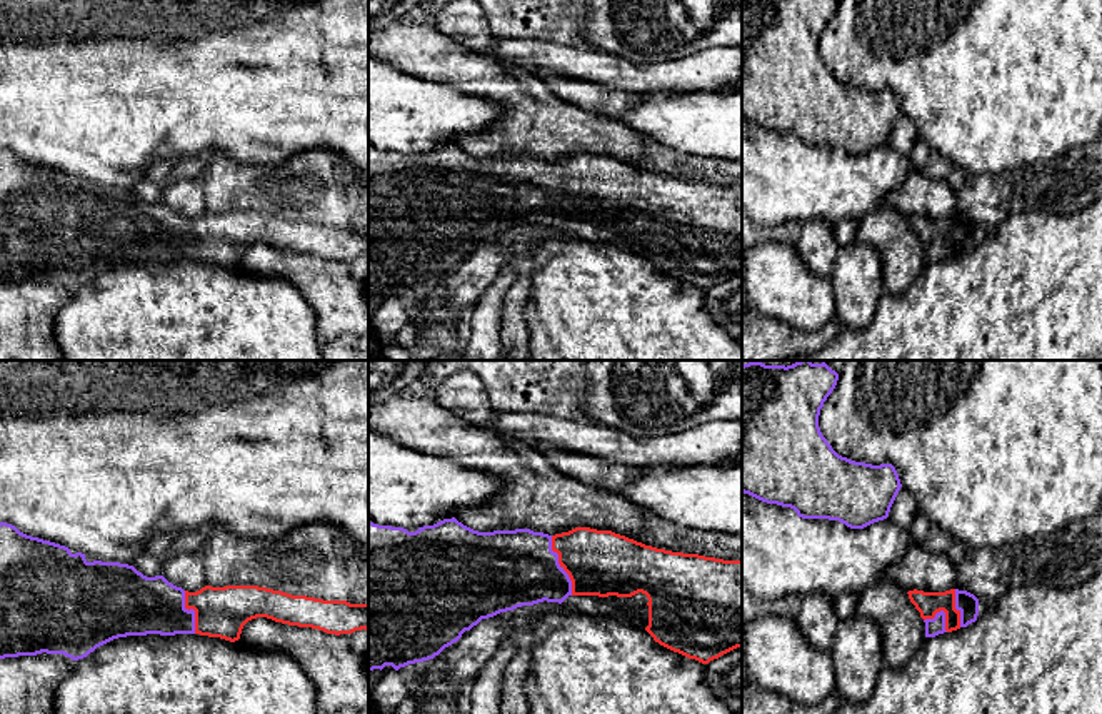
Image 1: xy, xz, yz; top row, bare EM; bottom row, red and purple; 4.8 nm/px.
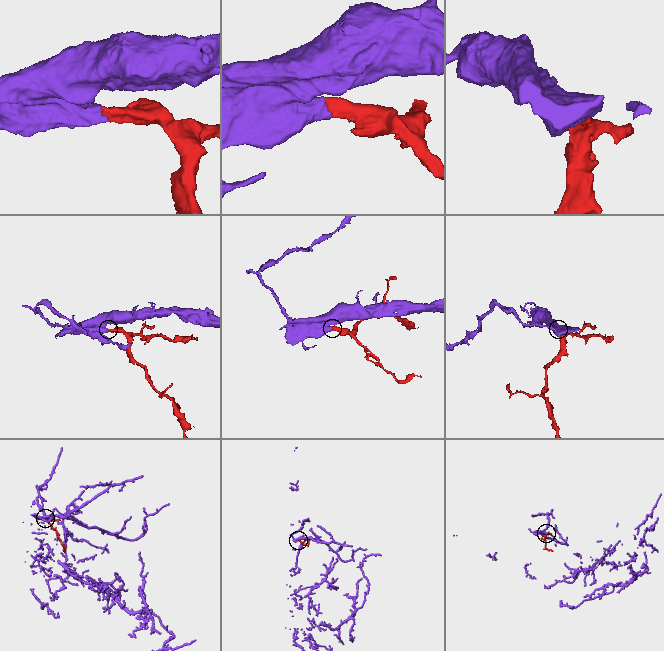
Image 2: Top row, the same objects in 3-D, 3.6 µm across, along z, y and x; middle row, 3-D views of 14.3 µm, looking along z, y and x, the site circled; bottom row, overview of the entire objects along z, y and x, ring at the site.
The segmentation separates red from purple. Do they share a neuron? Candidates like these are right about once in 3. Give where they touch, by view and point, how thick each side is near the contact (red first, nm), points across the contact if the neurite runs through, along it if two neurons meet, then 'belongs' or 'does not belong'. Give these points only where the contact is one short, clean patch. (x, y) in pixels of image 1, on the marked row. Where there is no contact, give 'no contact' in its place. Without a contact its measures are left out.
xz (561, 566) | 320/380 nm | across xz (599, 563), (561, 566), (509, 569) | belongs

